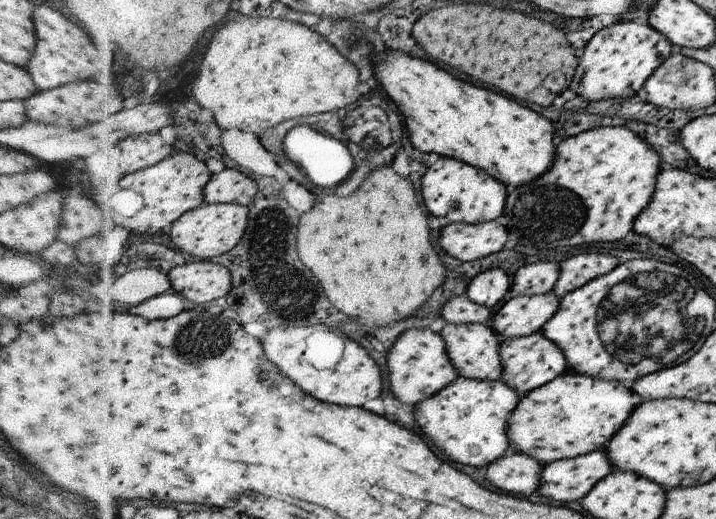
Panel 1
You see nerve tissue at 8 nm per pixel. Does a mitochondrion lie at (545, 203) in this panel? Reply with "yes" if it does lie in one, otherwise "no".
yes

